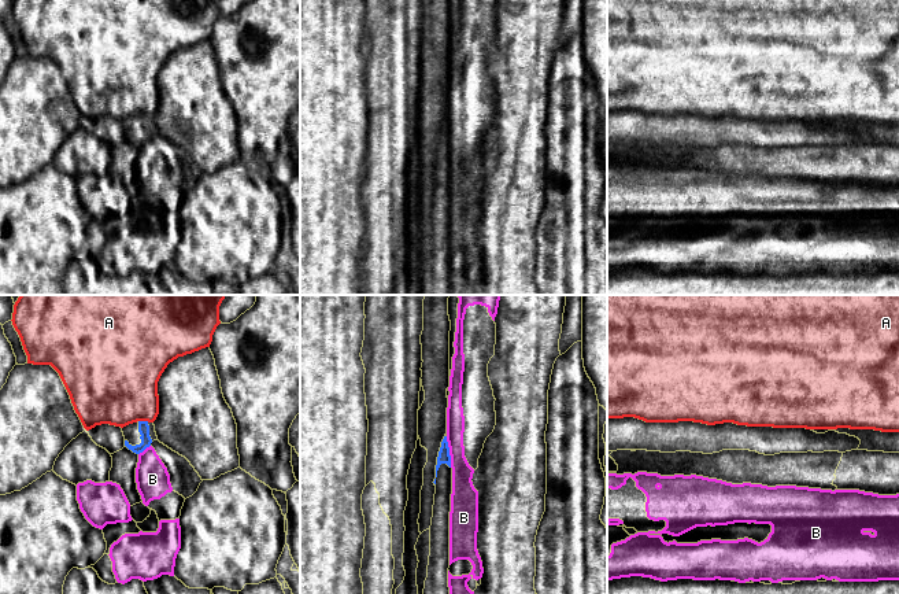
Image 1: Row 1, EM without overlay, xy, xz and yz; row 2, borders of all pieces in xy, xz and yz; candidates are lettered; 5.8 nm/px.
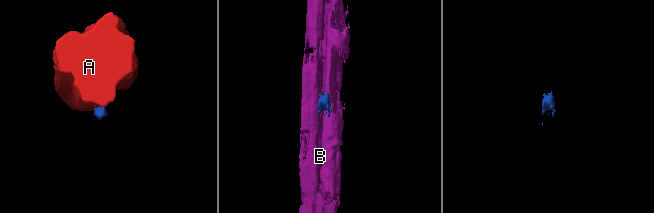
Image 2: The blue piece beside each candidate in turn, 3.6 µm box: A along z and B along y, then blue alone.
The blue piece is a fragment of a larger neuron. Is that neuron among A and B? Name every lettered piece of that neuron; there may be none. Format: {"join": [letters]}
{"join": []}

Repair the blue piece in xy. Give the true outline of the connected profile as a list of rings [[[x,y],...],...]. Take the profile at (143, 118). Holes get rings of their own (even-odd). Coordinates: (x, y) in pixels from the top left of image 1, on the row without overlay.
[[[137,114],[122,121],[125,139],[136,147],[143,145],[158,132],[153,115]]]

